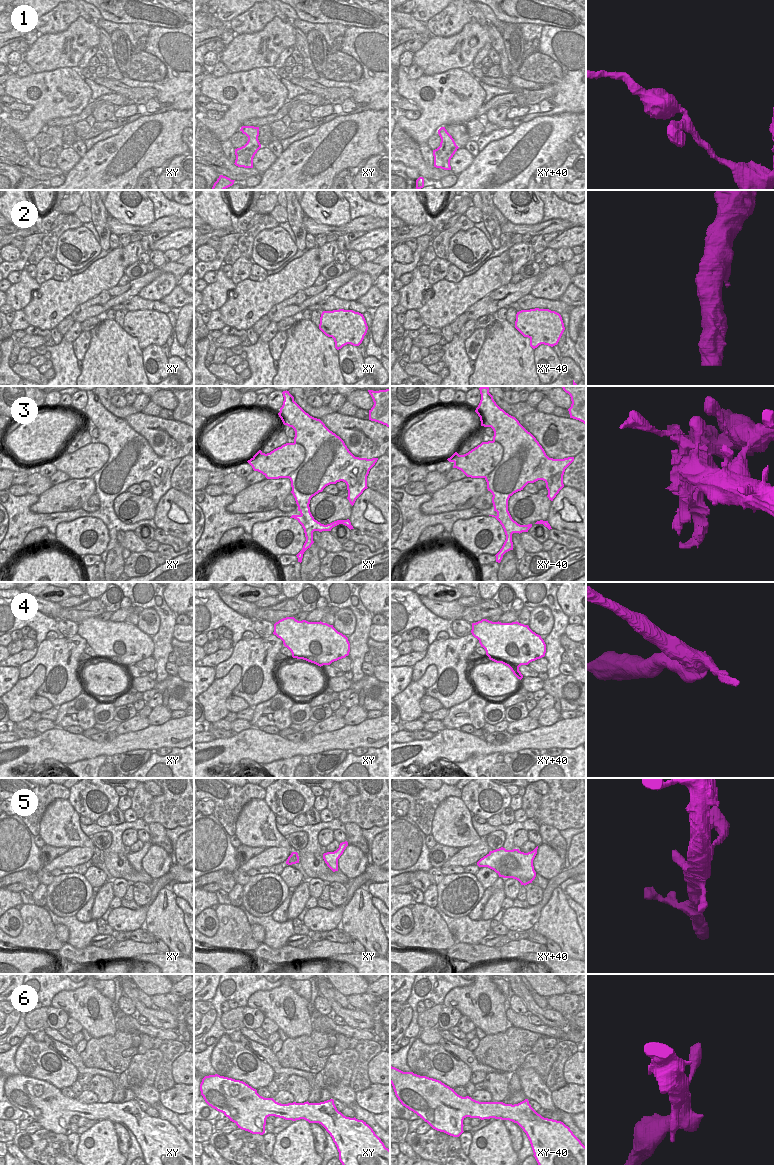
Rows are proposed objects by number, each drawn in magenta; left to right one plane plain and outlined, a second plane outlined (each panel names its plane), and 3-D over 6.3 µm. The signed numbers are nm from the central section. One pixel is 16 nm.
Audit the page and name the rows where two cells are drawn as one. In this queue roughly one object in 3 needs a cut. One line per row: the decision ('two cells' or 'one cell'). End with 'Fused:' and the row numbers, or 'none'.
1: one cell
2: one cell
3: two cells
4: two cells
5: one cell
6: one cell
Fused: 3, 4

